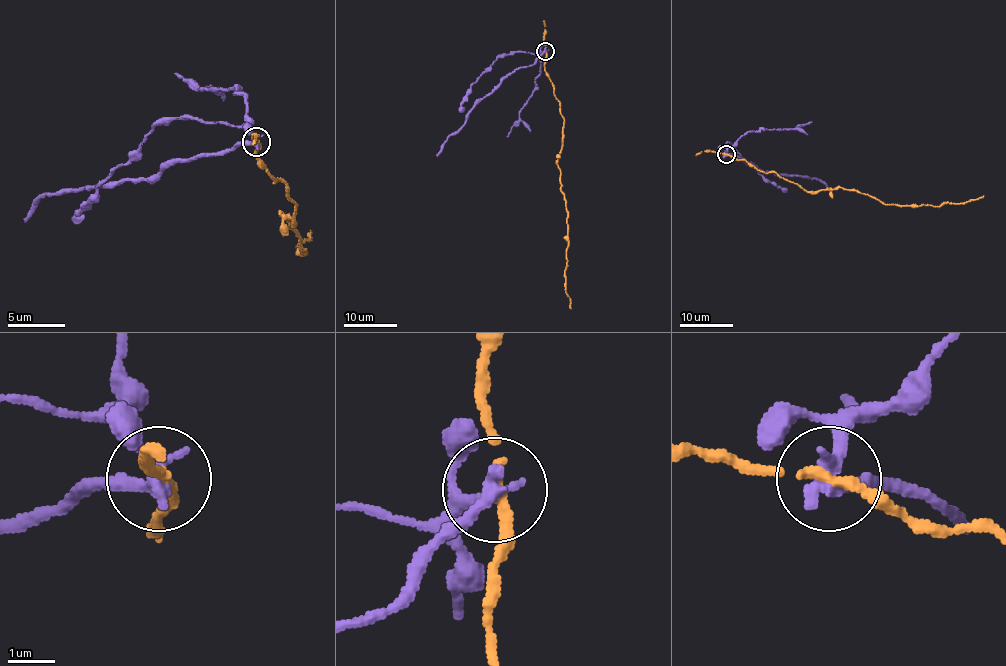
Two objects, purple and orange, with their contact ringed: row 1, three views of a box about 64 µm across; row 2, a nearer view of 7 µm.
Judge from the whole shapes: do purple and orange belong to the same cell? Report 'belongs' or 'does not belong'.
does not belong

